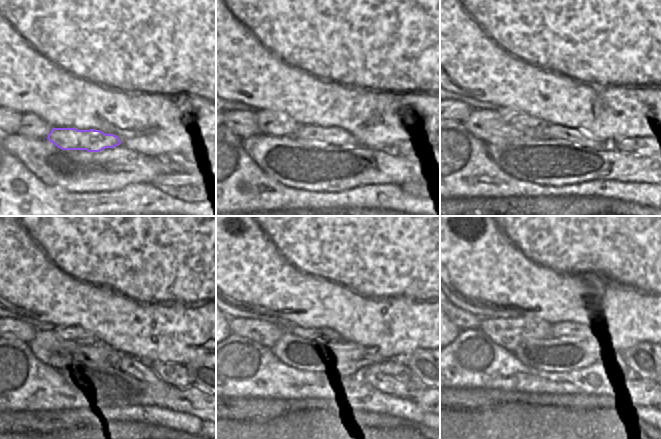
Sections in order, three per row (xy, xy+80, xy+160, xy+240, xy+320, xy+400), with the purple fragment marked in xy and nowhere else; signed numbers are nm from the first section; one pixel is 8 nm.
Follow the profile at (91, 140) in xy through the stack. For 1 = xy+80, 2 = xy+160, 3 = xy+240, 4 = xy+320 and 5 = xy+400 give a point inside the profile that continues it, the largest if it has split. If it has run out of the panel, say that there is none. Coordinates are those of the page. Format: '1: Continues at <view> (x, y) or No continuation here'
1: Continues at xy+80 (336, 136)
2: Continues at xy+160 (545, 131)
3: Continues at xy+240 (128, 364)
4: Continues at xy+320 (388, 384)
5: Continues at xy+400 (628, 381).

